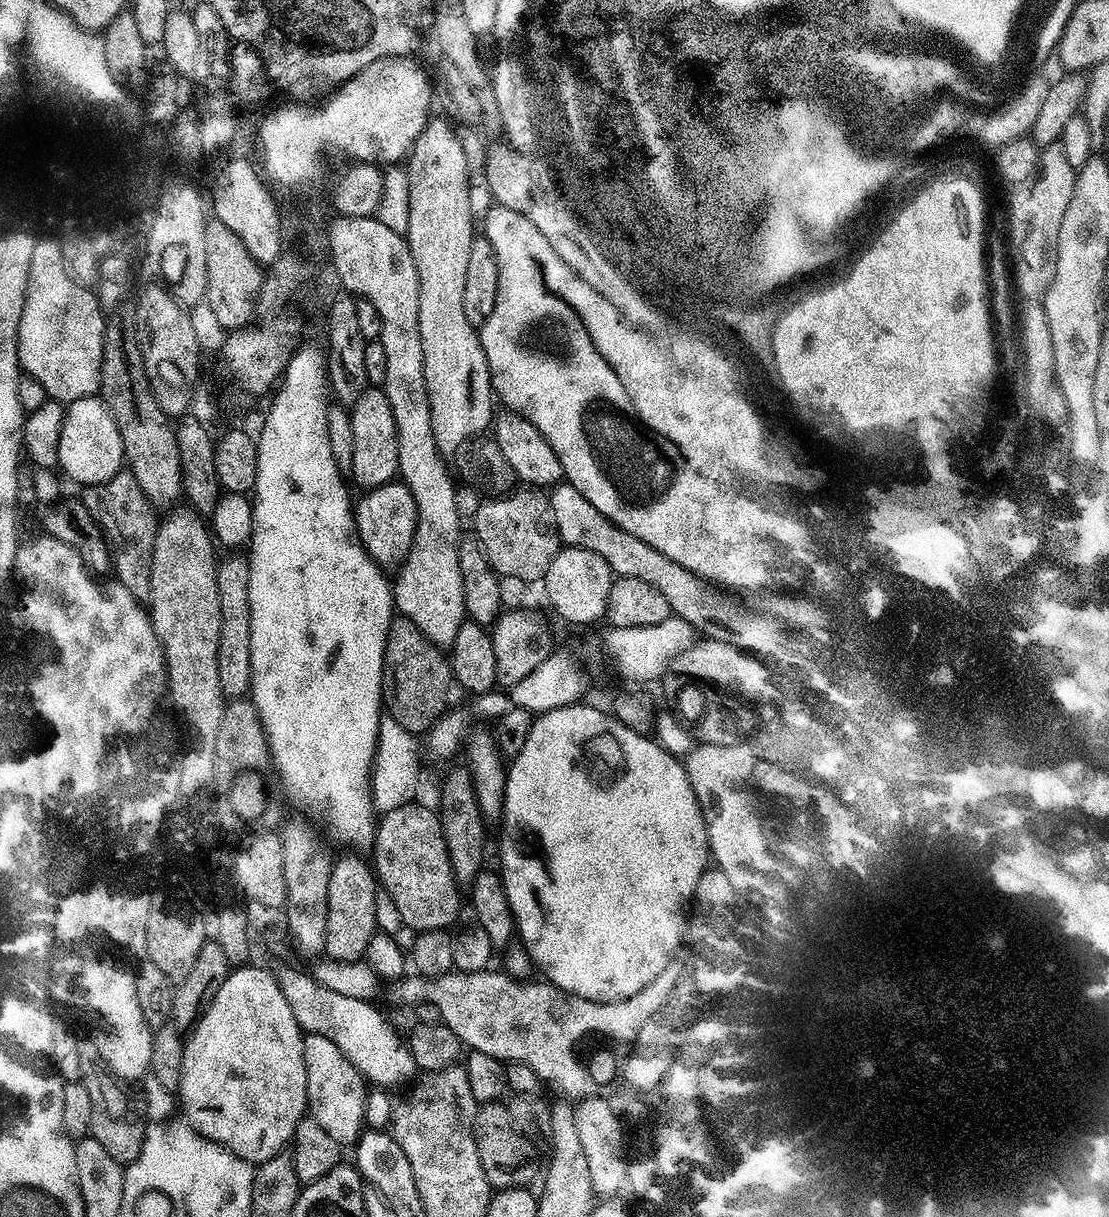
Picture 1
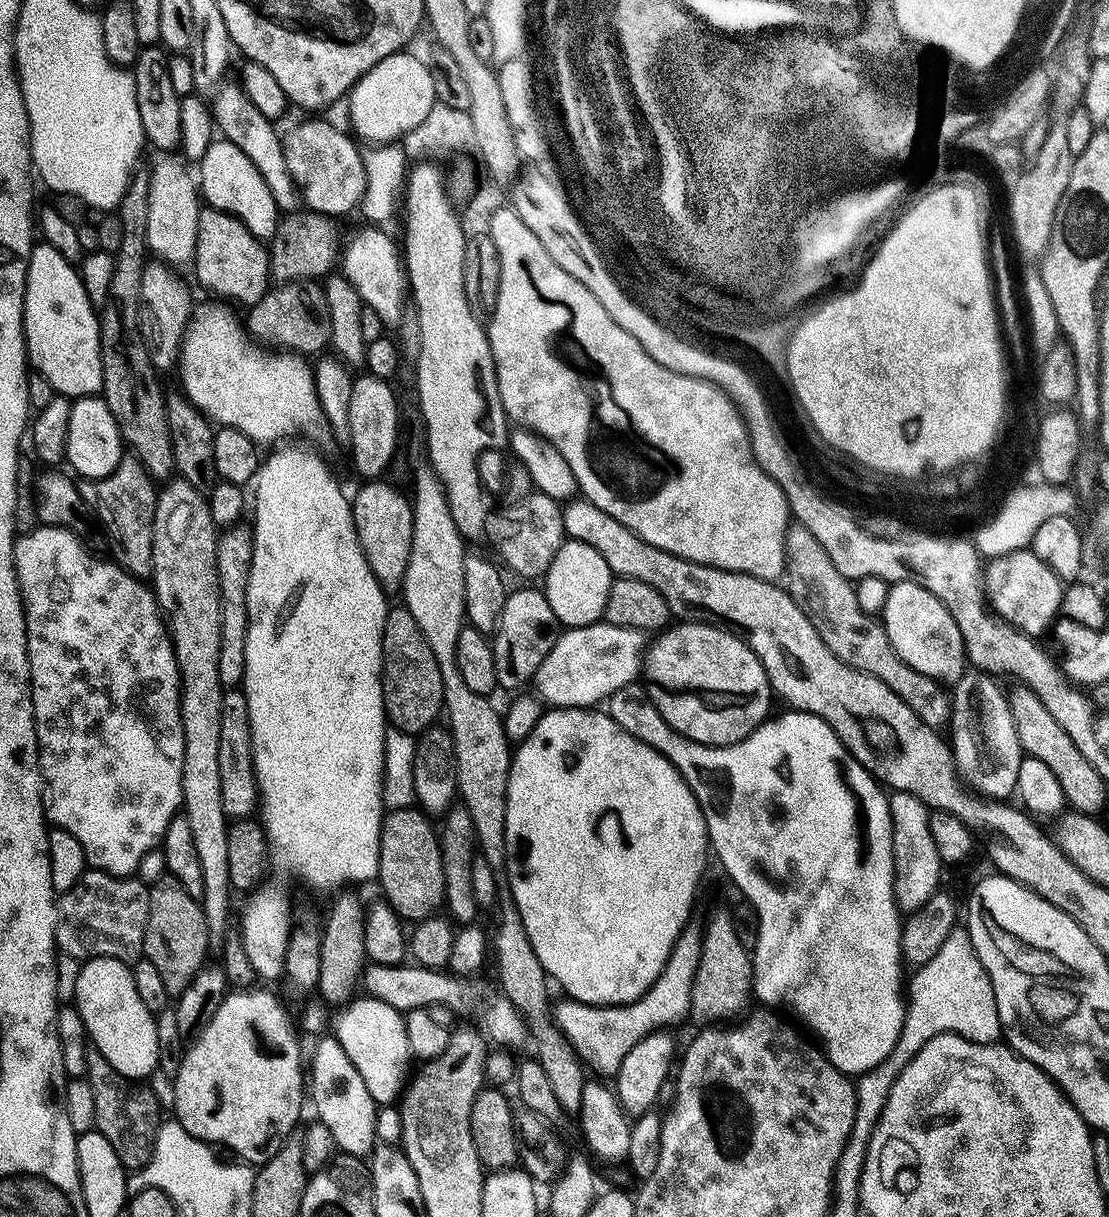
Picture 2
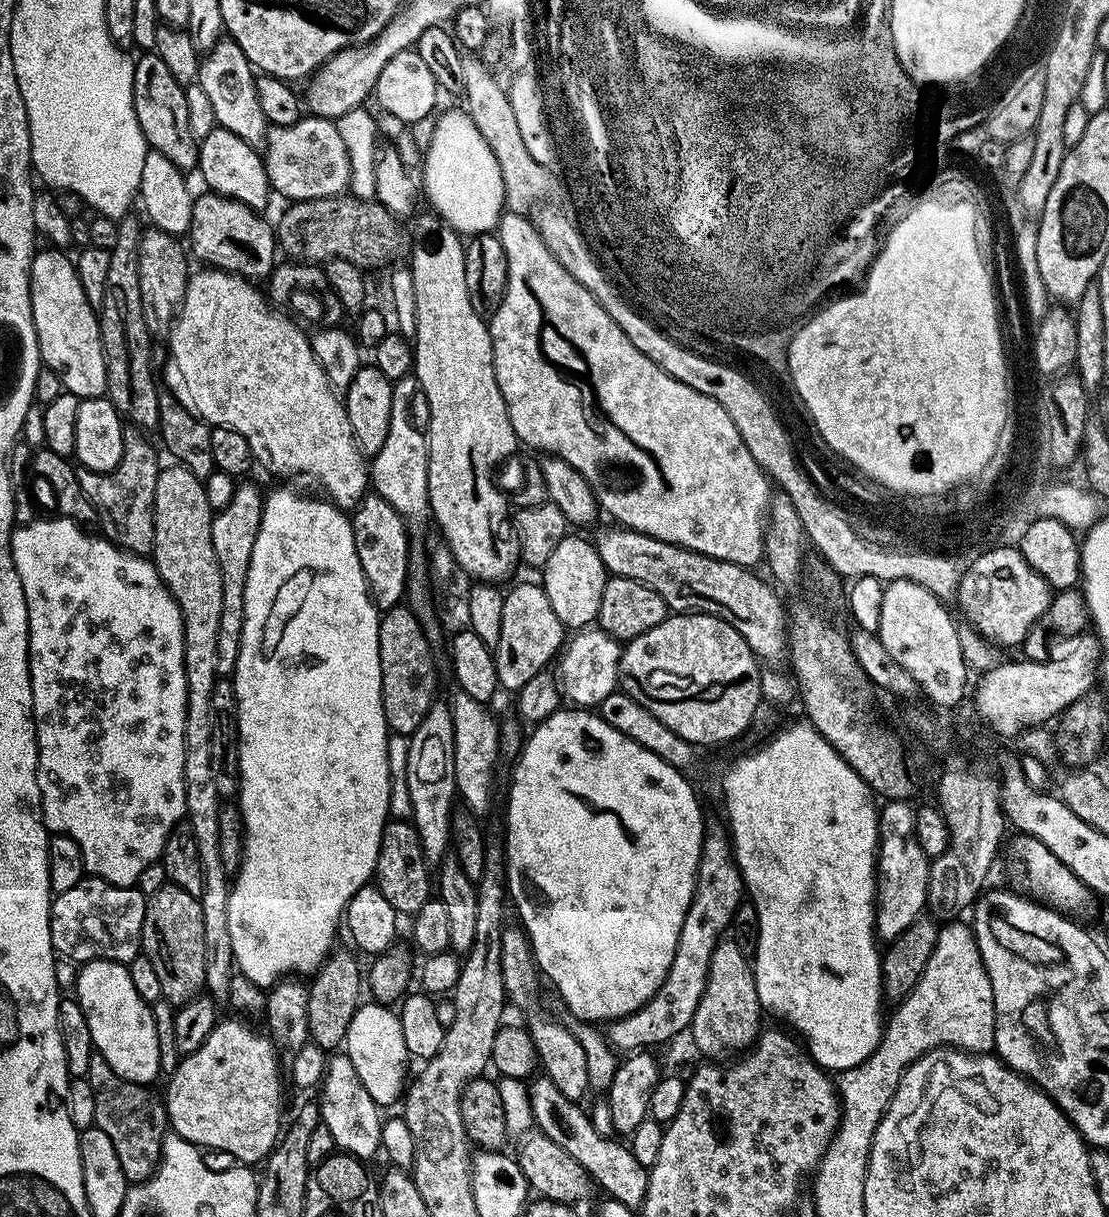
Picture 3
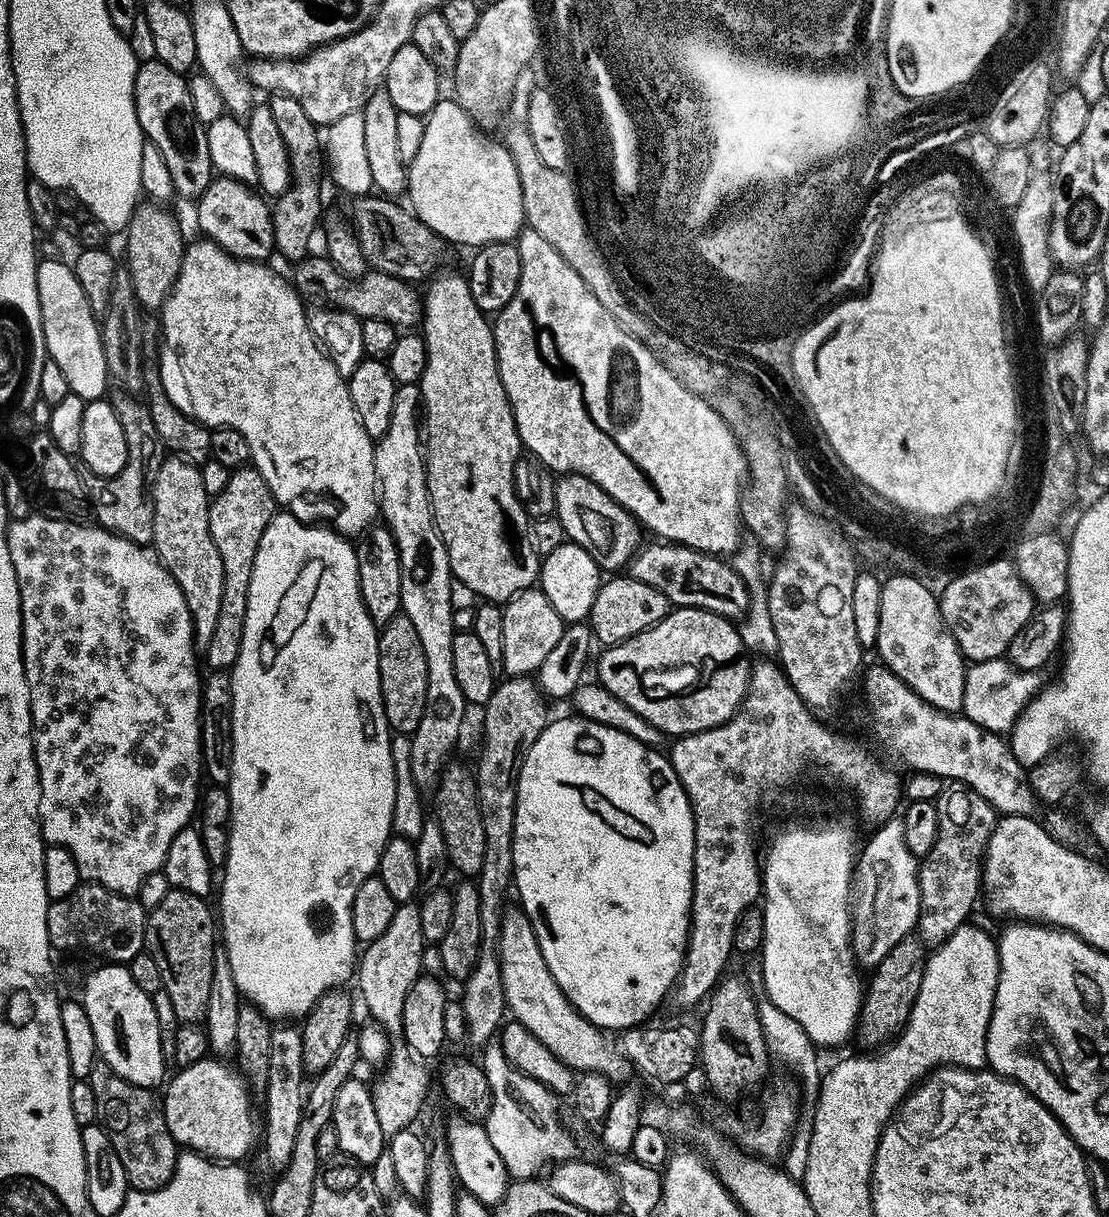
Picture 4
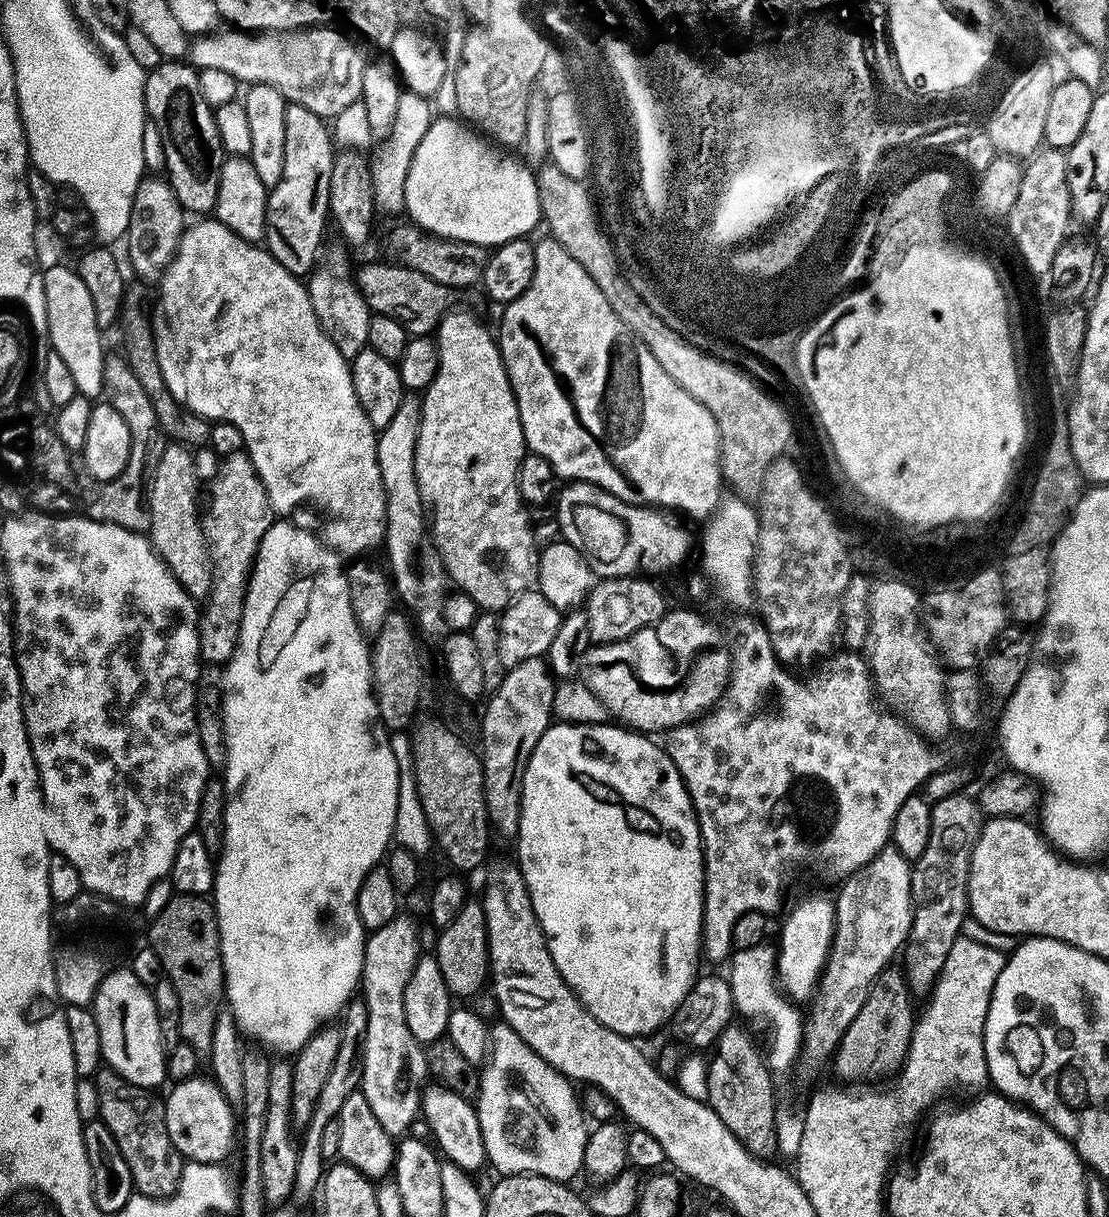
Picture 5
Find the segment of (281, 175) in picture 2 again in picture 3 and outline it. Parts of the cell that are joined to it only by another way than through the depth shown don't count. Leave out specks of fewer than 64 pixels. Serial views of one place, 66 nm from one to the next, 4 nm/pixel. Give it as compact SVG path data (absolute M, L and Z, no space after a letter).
M230 38L219 40L215 41L214 50L201 59L197 83L210 100L217 125L234 132L249 145L261 147L267 141L270 125L257 96L255 71L240 46Z

